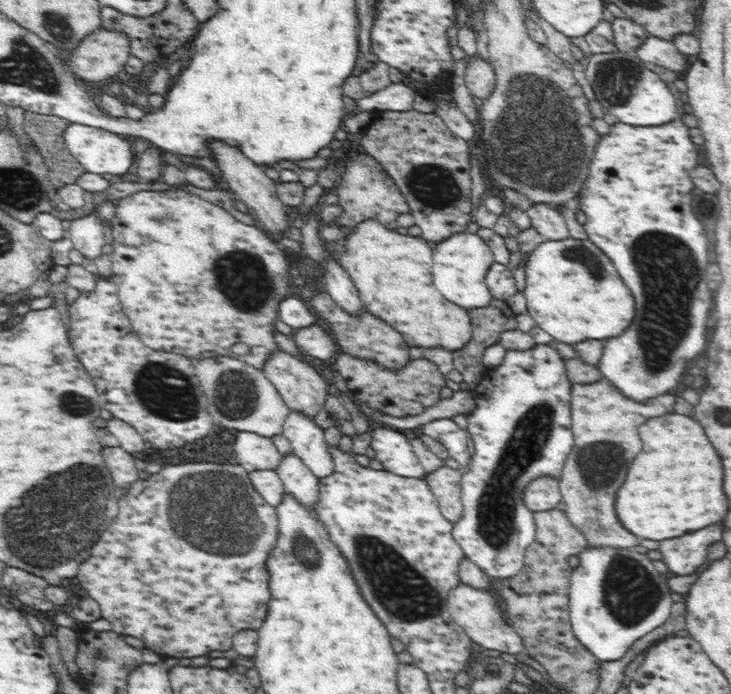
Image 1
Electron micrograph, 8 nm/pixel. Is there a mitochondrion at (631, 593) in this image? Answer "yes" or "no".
yes

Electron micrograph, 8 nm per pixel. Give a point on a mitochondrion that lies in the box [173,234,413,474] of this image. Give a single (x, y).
(248, 293)

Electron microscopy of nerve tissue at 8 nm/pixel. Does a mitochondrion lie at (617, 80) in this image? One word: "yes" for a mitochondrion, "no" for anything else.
yes

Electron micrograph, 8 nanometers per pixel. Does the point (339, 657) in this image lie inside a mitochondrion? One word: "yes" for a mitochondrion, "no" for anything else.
no

